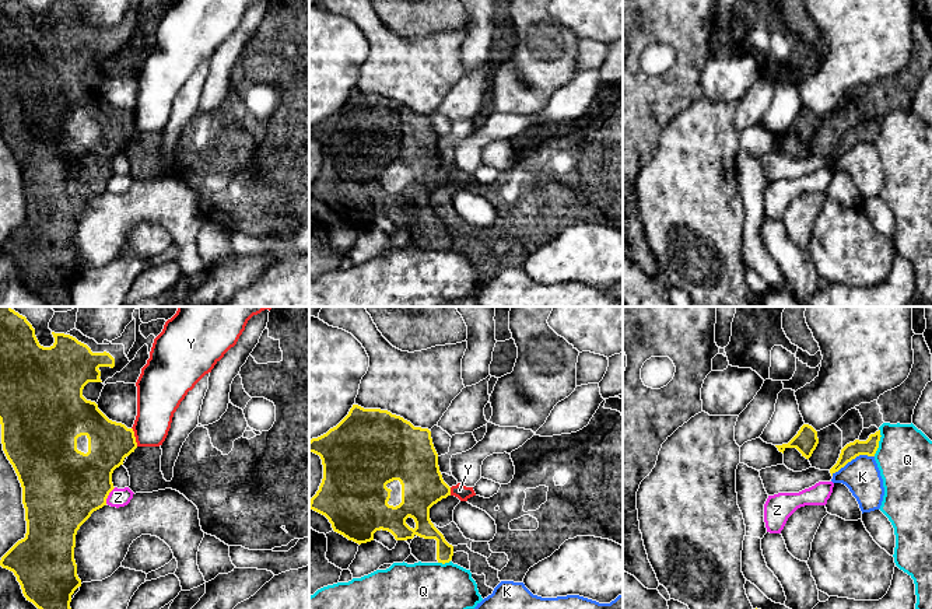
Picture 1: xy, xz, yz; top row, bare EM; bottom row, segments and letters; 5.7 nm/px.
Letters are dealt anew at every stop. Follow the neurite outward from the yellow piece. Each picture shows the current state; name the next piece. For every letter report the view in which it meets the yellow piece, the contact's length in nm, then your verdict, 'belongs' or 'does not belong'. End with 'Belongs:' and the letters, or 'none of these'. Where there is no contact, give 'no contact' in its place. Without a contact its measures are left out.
K: yz | 280 nm | does not belong
Q: yz | 160 nm | does not belong
Y: xy | 120 nm | does not belong
Z: xy | 110 nm | does not belong
Belongs: none of these

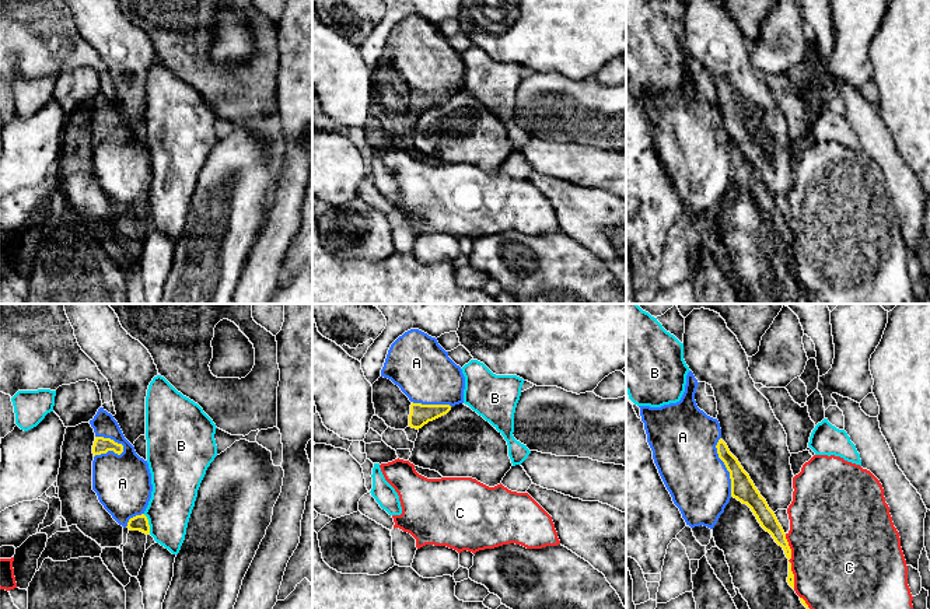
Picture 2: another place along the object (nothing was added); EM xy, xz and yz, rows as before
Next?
A: xy | 190 nm | belongs
B: xy | 120 nm | does not belong
C: yz | 320 nm | does not belong
Belongs: A

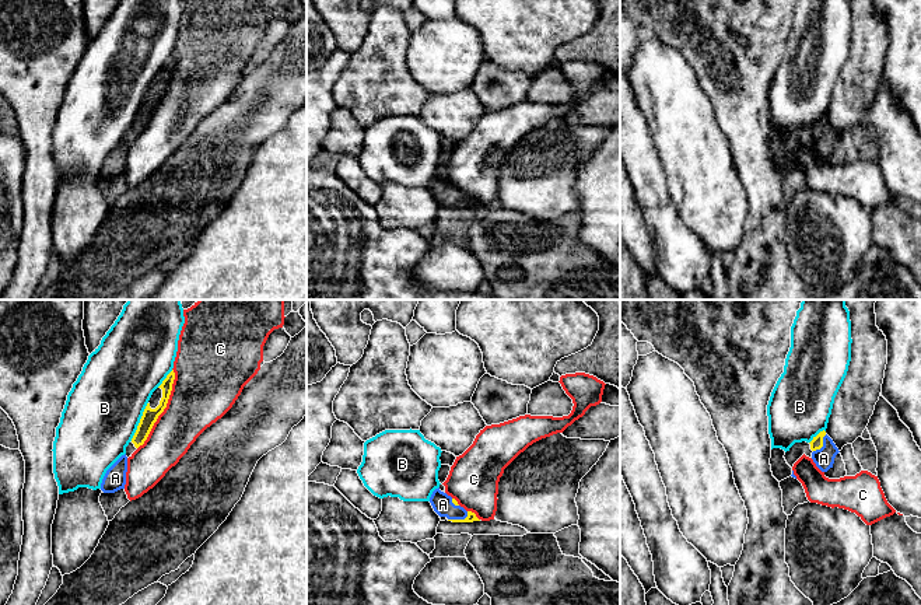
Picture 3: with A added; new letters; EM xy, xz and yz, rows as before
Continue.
A: xz | 130 nm | belongs
B: xy | 240 nm | does not belong
C: xy | 500 nm | does not belong
Belongs: A

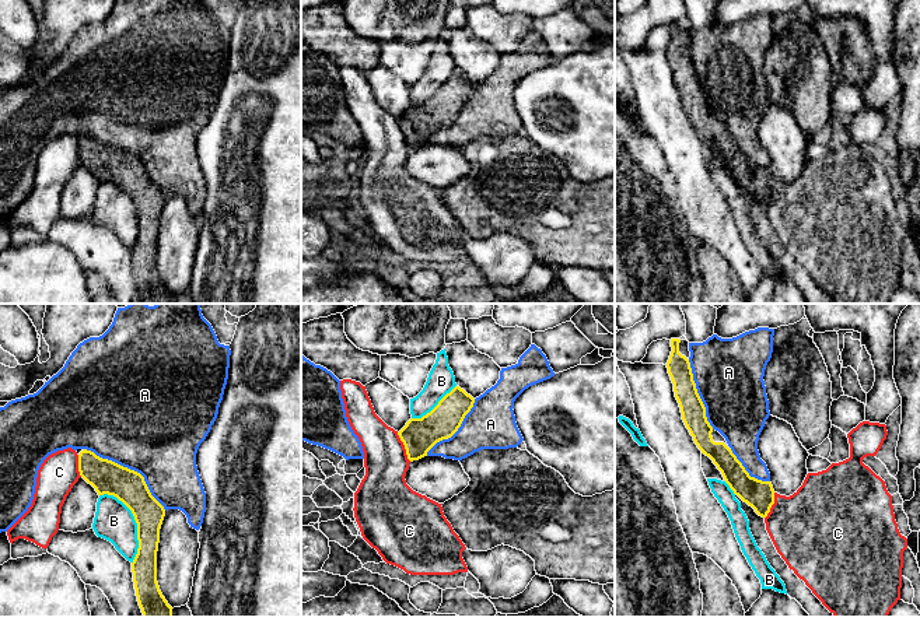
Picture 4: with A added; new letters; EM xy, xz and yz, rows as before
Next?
A: xy | 600 nm | does not belong
B: xy | 440 nm | does not belong
C: xz | 190 nm | does not belong
Belongs: none of these

